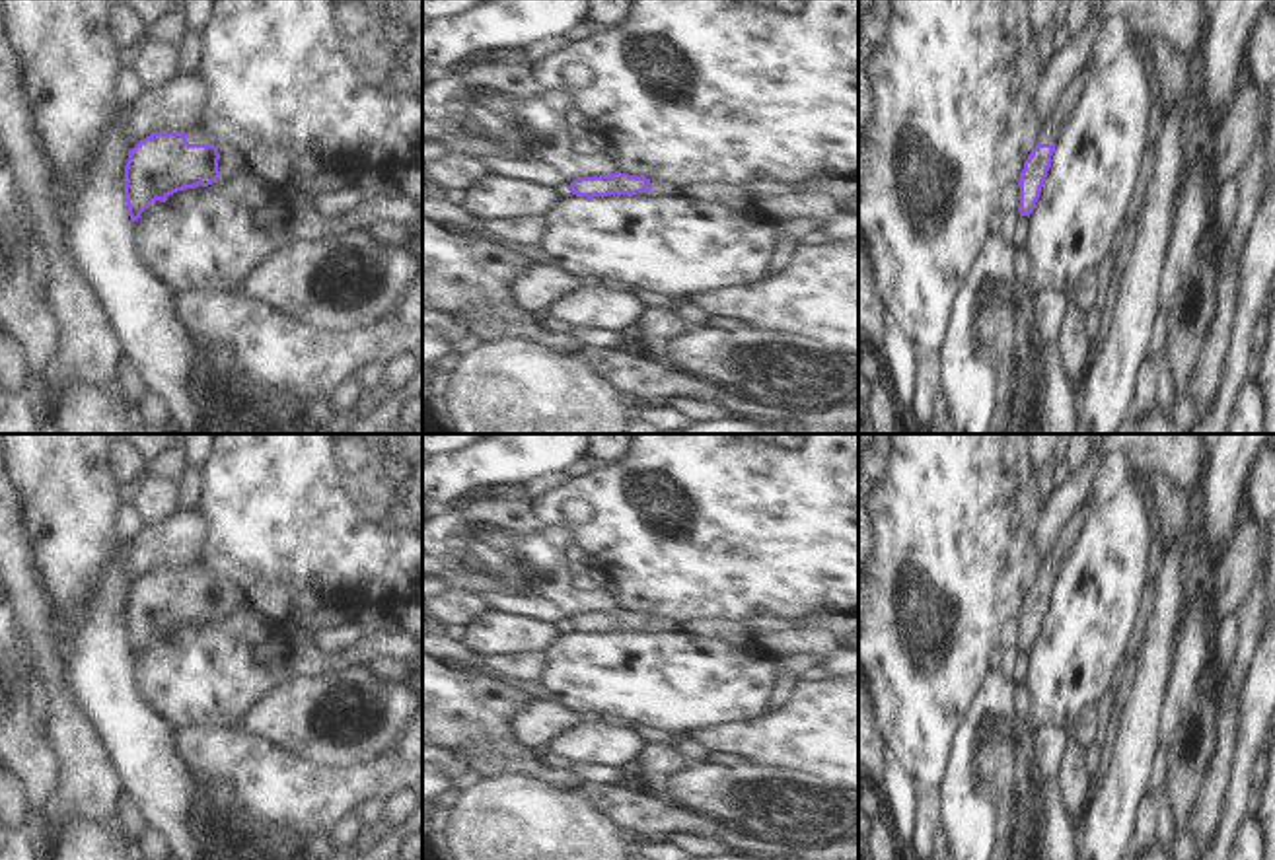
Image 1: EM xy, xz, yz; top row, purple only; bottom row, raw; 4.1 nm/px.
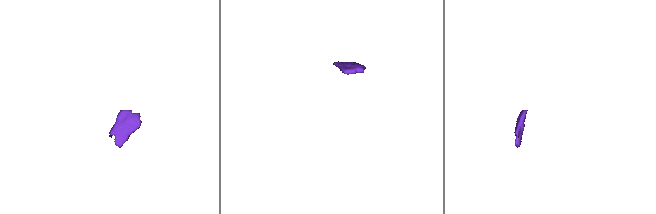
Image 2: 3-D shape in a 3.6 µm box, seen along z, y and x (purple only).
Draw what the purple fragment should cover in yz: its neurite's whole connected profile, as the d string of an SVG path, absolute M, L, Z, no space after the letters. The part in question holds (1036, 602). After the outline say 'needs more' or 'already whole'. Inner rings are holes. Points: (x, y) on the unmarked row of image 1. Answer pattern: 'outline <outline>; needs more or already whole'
outline M1092 496L1075 512L1075 516L1067 521L1067 525L1059 531L1059 539L1043 556L1043 562L1038 572L1038 580L1024 597L1024 605L1020 611L1020 652L1030 652L1039 634L1043 617L1051 603L1051 591L1055 588L1055 580L1059 578L1059 570L1073 551L1080 531L1088 523L1090 516L1098 508Z; needs more

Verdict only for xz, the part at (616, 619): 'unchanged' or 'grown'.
grown

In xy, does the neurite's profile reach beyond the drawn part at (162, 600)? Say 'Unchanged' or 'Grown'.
Grown.

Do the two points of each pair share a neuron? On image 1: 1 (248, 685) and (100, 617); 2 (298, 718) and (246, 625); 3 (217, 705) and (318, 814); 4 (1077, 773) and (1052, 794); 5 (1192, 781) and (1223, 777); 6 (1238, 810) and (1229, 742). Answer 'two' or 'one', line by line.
1: two
2: two
3: two
4: two
5: two
6: two

